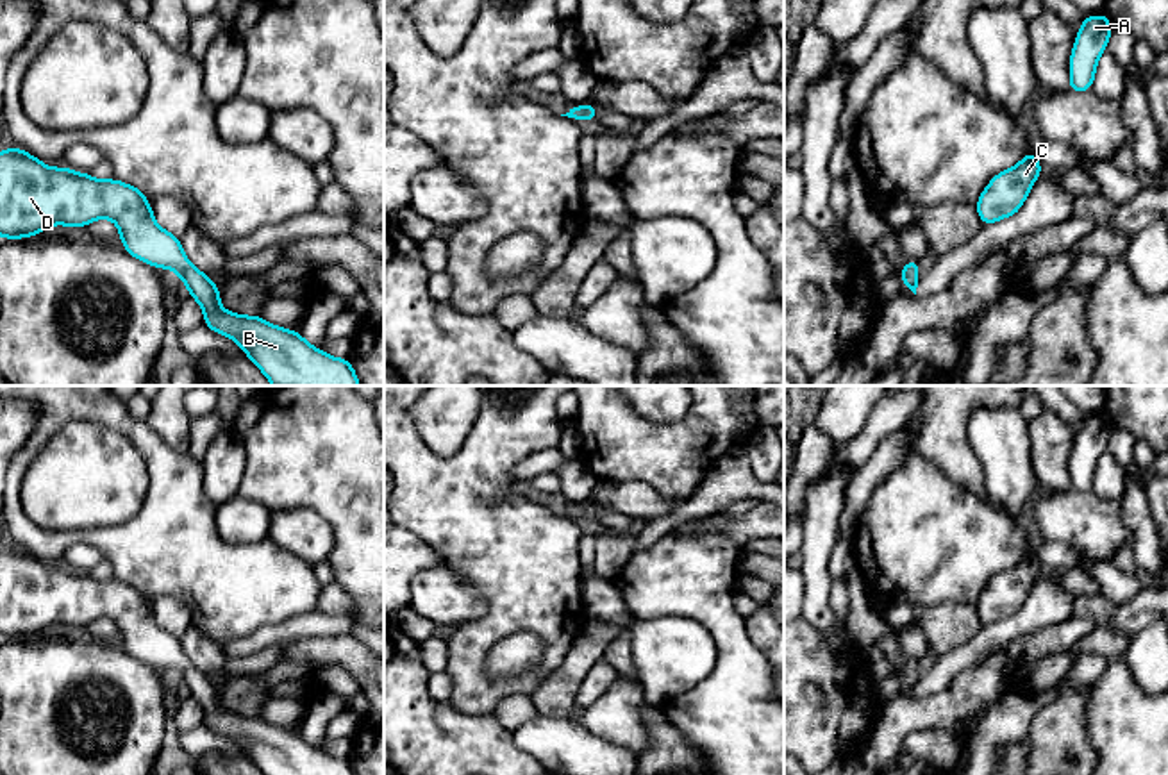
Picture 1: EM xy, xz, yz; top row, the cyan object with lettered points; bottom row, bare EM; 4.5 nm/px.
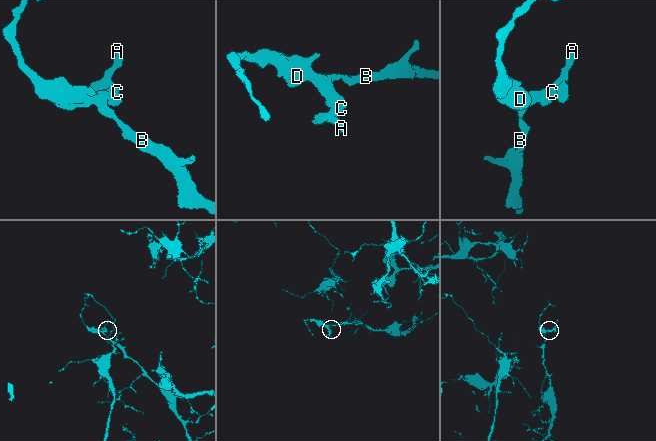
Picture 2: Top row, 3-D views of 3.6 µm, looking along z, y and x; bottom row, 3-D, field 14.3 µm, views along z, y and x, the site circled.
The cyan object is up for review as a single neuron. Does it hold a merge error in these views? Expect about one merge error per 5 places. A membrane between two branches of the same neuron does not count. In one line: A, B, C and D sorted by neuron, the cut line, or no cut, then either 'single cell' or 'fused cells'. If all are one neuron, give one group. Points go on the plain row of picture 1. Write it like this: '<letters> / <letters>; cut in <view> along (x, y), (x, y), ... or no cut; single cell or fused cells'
A B C D; no cut; single cell

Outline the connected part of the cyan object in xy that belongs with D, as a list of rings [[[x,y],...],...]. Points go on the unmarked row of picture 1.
[[[9,546],[0,552],[0,636],[20,639],[41,634],[50,625],[88,627],[109,618],[120,629],[123,650],[154,668],[173,670],[204,709],[204,723],[234,739],[264,775],[355,775],[350,759],[338,759],[311,746],[300,732],[268,723],[261,716],[229,712],[220,705],[220,688],[186,657],[177,636],[155,623],[152,605],[141,589],[121,580],[96,580],[66,566],[48,568],[32,554]]]

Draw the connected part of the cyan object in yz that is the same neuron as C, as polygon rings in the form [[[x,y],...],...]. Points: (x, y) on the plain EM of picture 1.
[[[1030,550],[1016,566],[997,573],[977,600],[977,612],[984,625],[1016,614],[1027,600],[1043,566]]]

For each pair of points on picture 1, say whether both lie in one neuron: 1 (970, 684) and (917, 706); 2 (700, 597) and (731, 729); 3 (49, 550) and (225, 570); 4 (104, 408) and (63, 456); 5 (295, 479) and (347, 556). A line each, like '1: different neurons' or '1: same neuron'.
1: same neuron
2: same neuron
3: same neuron
4: different neurons
5: same neuron

